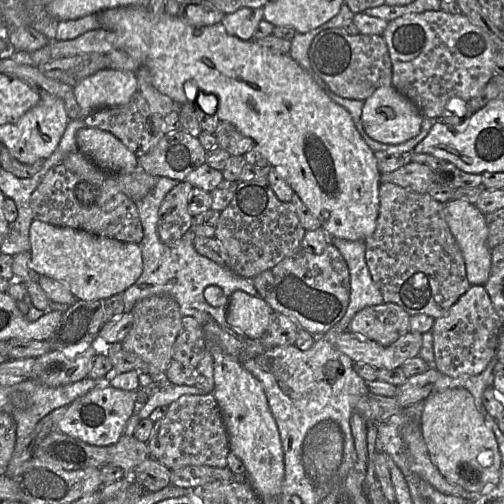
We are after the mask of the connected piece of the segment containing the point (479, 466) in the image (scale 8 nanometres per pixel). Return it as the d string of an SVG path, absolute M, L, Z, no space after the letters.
M464 388L431 393L424 400L421 429L433 464L450 483L472 494L484 493L500 480L501 454L495 435Z

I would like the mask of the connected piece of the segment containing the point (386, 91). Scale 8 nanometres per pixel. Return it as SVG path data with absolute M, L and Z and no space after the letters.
M392 85L378 88L364 100L361 114L362 126L367 135L377 142L390 145L401 144L417 136L423 117L416 105Z

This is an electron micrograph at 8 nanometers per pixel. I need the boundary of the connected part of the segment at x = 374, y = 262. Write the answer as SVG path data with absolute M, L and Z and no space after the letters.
M381 182L376 228L364 243L367 266L384 302L398 305L410 316L425 314L437 319L471 286L461 249L445 220L444 204L427 193L417 193L394 183Z

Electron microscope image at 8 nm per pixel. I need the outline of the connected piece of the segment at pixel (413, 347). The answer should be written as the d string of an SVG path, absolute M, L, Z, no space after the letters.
M346 331L335 340L339 351L354 363L365 363L377 370L401 367L407 360L419 355L423 342L421 333L409 331L389 346L383 346Z

